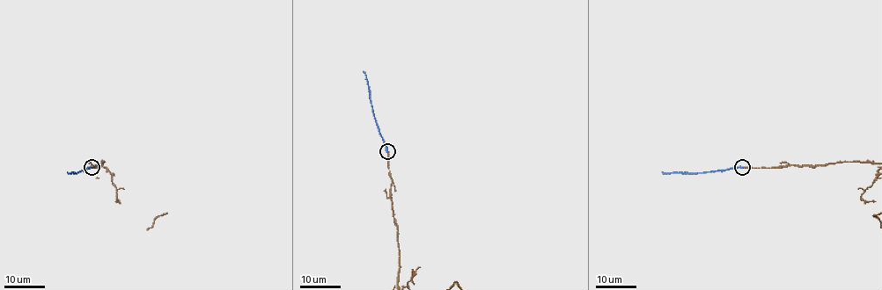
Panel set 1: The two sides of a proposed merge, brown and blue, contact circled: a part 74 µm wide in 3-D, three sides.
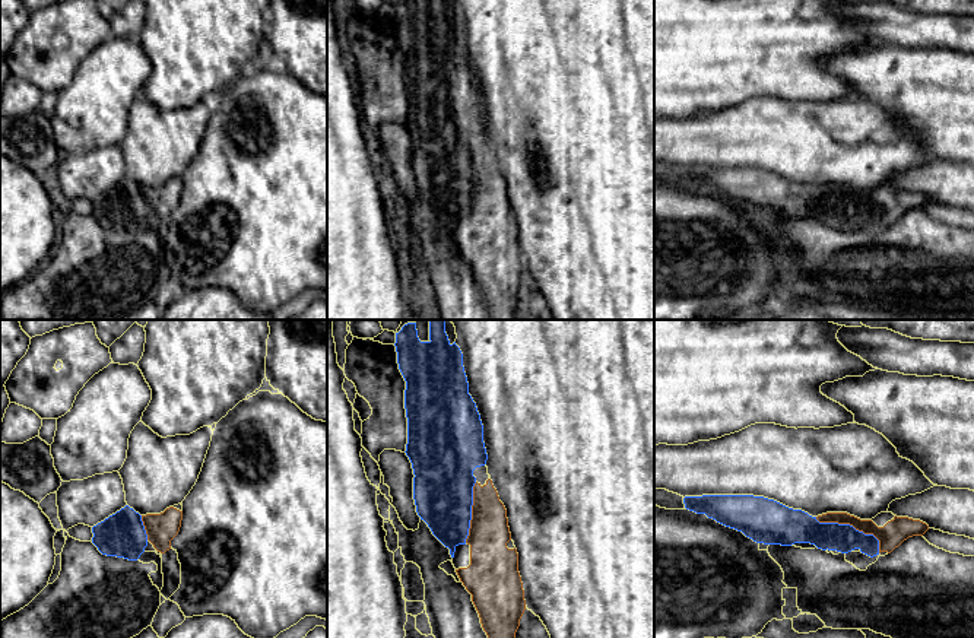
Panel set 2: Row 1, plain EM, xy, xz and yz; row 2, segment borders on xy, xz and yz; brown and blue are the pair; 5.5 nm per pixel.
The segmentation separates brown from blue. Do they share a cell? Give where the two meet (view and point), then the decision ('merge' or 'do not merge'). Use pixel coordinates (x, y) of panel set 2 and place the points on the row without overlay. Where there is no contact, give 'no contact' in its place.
contact yz (853, 199); merge

